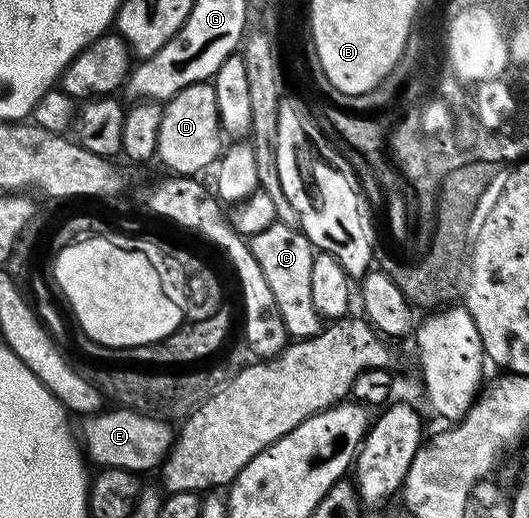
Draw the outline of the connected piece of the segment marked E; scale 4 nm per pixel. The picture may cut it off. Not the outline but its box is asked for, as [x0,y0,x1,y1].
[79,408,174,472]

